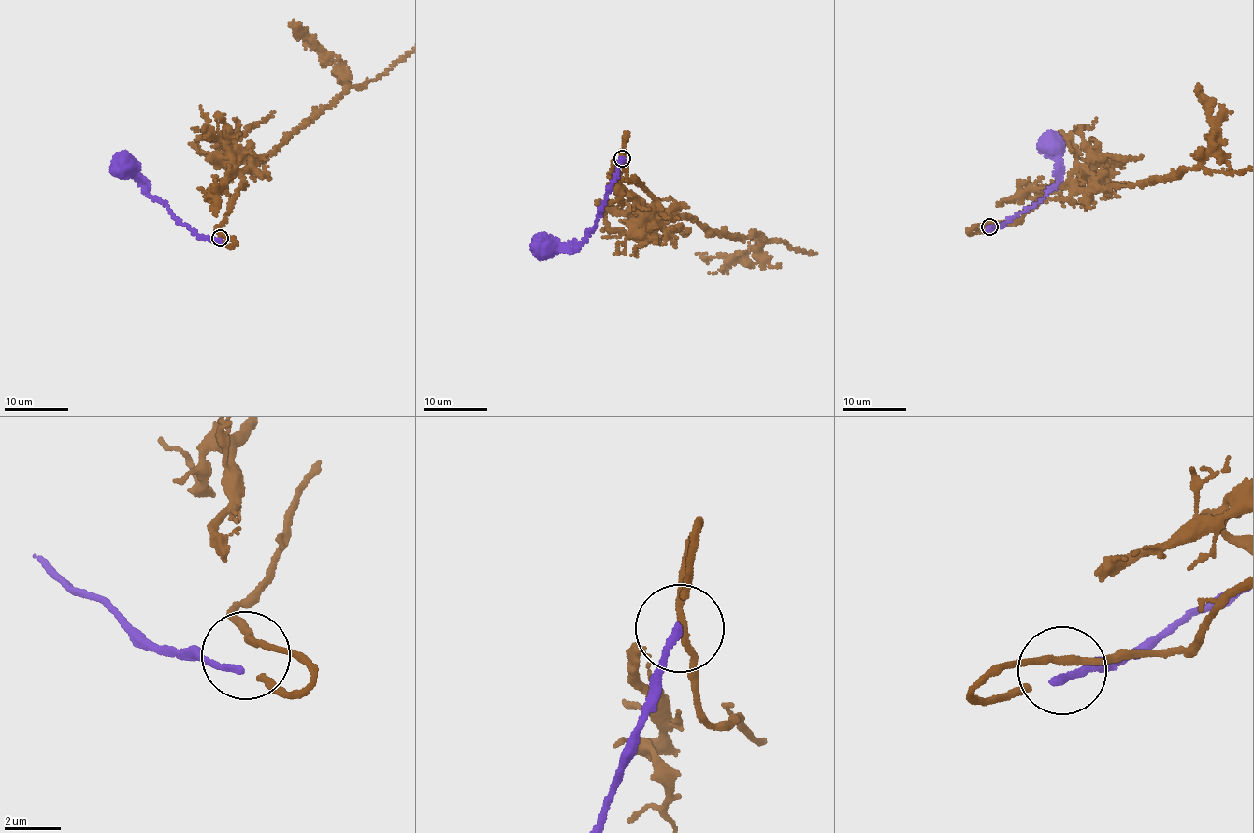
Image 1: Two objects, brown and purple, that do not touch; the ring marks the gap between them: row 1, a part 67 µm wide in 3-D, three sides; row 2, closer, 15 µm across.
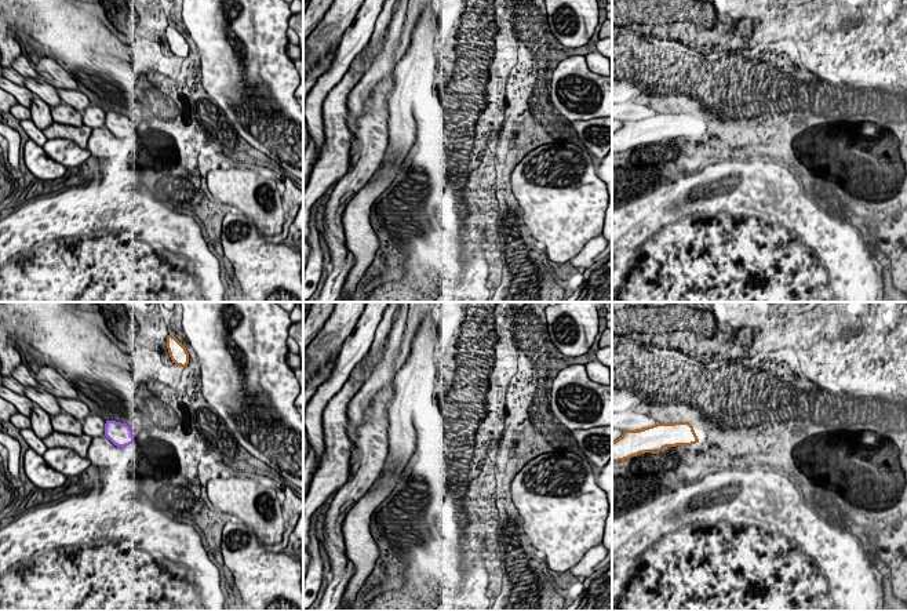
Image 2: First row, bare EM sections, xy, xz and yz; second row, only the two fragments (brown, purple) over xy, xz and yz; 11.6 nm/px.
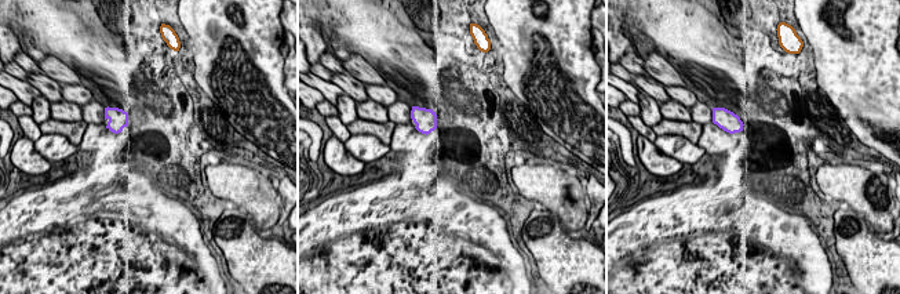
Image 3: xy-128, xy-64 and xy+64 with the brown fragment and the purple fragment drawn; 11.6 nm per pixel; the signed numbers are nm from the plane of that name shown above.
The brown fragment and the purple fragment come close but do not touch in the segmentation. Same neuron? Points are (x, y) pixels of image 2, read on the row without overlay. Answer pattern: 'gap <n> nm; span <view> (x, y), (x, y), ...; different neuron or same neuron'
gap 900 nm; span xy (172, 53), (126, 115); same neuron

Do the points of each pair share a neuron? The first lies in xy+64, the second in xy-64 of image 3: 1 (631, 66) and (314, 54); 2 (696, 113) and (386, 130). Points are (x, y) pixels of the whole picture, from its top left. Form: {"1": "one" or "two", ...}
{"1": "two", "2": "two"}

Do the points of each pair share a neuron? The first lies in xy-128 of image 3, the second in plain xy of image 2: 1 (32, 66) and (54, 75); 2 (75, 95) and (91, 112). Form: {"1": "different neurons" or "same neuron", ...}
{"1": "different neurons", "2": "different neurons"}

